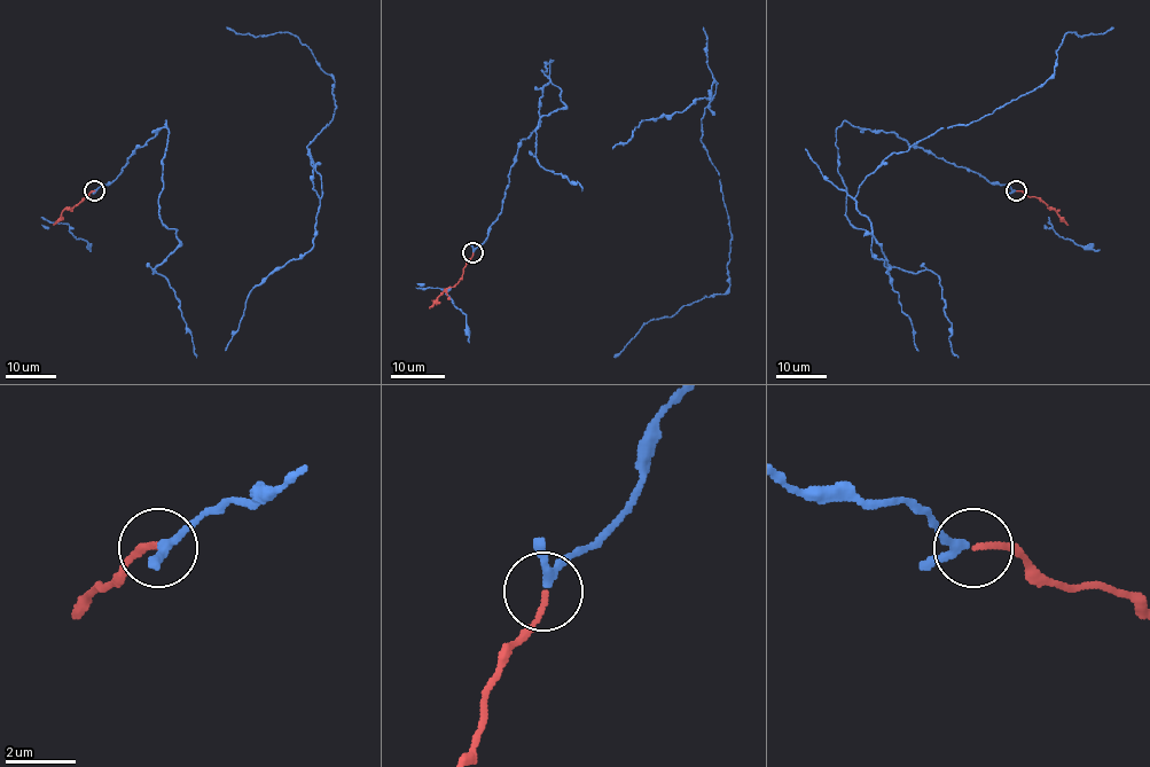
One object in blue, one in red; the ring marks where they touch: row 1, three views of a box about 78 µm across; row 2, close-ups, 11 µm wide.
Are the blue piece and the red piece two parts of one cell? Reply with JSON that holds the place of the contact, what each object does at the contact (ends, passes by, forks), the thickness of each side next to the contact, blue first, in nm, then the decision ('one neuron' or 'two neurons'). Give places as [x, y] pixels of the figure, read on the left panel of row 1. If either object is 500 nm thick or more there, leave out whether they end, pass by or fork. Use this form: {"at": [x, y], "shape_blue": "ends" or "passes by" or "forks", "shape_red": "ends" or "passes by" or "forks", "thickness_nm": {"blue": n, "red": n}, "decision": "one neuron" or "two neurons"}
{"at": [94, 190], "shape_blue": "passes by", "shape_red": "ends", "thickness_nm": {"blue": 200, "red": 140}, "decision": "one neuron"}

